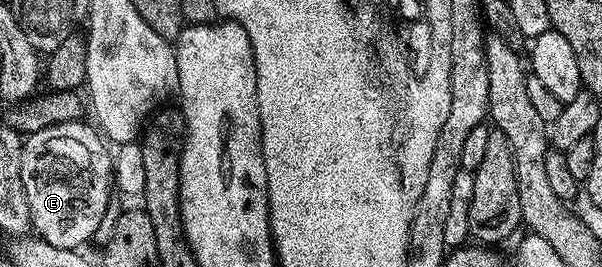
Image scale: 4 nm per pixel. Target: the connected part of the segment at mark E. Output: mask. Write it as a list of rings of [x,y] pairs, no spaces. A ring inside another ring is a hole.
[[[78,121],[75,123],[56,123],[47,129],[39,129],[36,133],[28,136],[24,140],[22,149],[22,181],[23,189],[26,190],[27,204],[30,206],[30,221],[32,223],[32,230],[36,232],[40,238],[48,241],[51,245],[56,247],[71,247],[74,249],[84,248],[84,243],[87,244],[92,240],[93,234],[99,226],[99,221],[103,218],[104,210],[107,209],[108,201],[111,196],[111,190],[115,183],[115,163],[111,158],[110,148],[107,146],[106,140],[92,126],[91,128],[85,124],[85,121]]]

